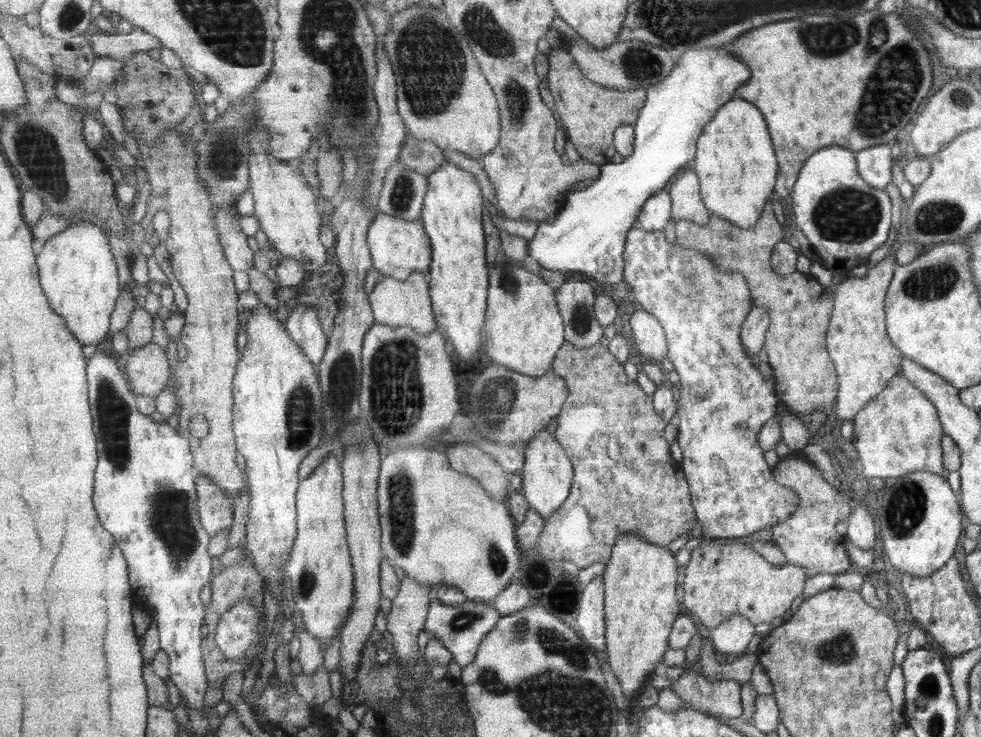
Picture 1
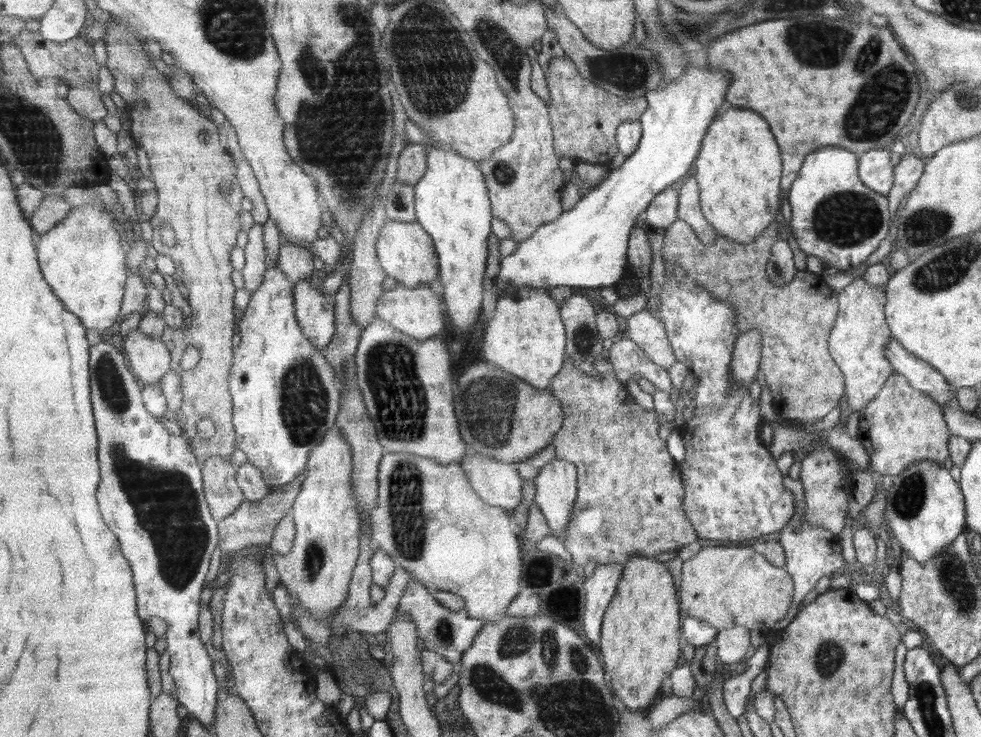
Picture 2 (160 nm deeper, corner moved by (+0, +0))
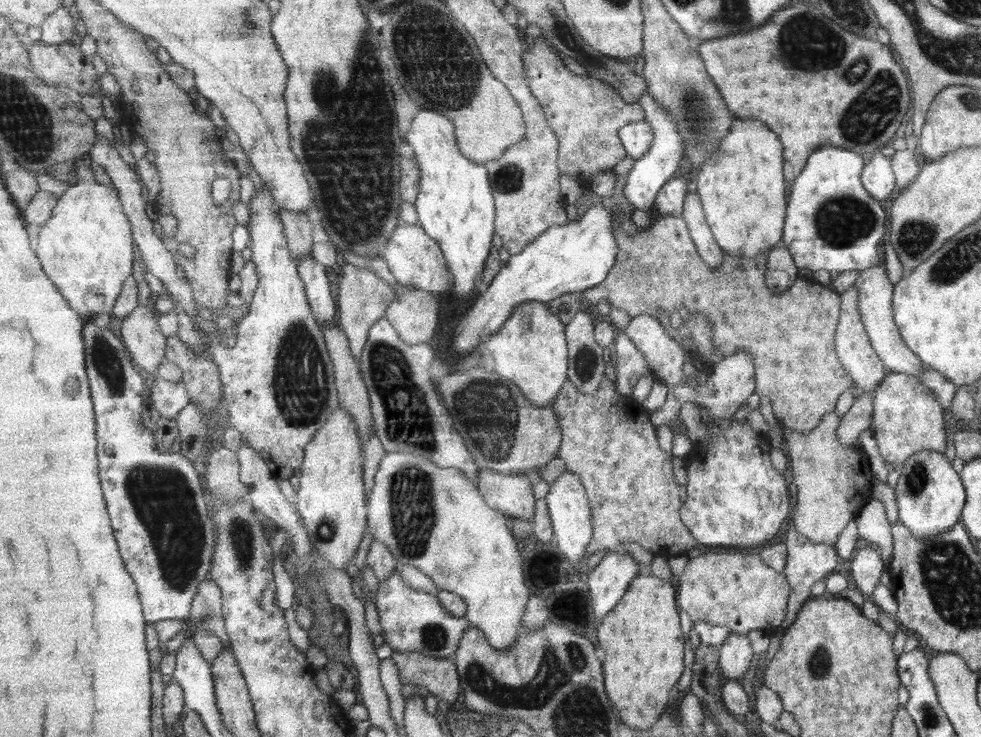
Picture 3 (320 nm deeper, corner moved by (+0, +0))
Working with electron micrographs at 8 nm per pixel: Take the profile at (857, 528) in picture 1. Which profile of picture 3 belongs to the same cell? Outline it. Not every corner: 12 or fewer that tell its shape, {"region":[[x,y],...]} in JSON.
{"region":[[858,544],[848,572],[870,599],[884,565],[878,550]]}

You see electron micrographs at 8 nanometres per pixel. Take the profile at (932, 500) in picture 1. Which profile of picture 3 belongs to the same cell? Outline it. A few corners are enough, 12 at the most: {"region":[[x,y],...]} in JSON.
{"region":[[944,453],[901,465],[898,521],[916,539],[959,522],[964,488]]}

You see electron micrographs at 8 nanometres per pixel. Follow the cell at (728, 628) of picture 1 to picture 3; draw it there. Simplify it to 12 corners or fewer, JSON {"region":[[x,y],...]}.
{"region":[[730,632],[717,646],[724,680],[741,680],[751,663],[747,635]]}

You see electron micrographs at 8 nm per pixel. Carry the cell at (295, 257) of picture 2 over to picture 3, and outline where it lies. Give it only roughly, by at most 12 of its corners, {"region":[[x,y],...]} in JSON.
{"region":[[279,214],[298,264],[312,255],[313,224],[307,214]]}

